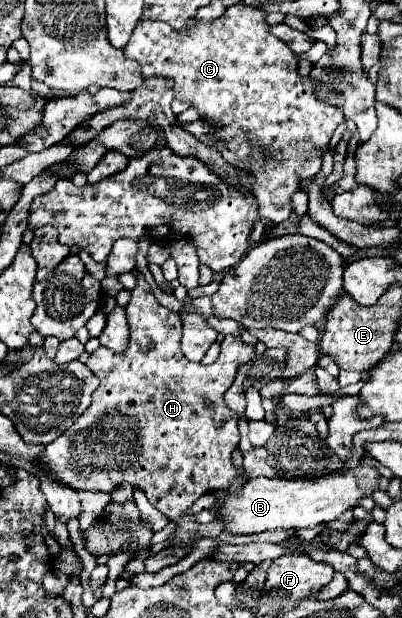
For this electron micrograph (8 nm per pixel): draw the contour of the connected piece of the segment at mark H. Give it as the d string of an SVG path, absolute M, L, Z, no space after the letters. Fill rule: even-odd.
M134 272L134 274L138 276L138 286L132 290L130 304L126 306L128 324L130 324L130 346L128 346L128 350L122 352L122 354L100 352L100 350L98 350L98 352L94 352L94 354L90 356L88 368L98 376L100 386L98 386L98 390L92 394L92 404L90 404L90 406L86 408L86 412L74 422L74 426L70 426L70 428L68 428L60 438L56 438L54 442L46 444L46 452L44 452L42 464L46 464L46 468L54 474L54 478L56 478L58 482L62 482L62 484L66 484L66 486L70 486L70 488L74 488L74 490L78 490L78 492L88 490L88 492L108 492L108 494L110 494L110 492L114 490L114 486L118 486L118 484L122 484L122 482L128 482L128 484L132 484L132 486L142 488L144 494L148 496L150 504L152 504L154 508L158 508L162 514L166 514L172 522L178 524L178 530L176 530L176 534L170 536L170 540L172 540L174 544L182 544L184 540L192 538L192 536L198 532L198 526L200 526L200 524L194 522L194 516L188 516L188 514L186 514L188 508L190 508L200 496L210 494L210 492L216 492L216 490L220 490L220 486L230 486L230 484L234 482L234 478L240 476L240 470L232 464L232 458L230 458L232 450L234 450L234 448L238 446L238 442L240 442L240 434L238 434L238 416L236 416L232 410L228 410L228 408L224 406L224 398L222 398L222 396L224 396L224 392L232 386L232 382L234 382L234 378L236 378L238 366L250 362L250 360L254 358L254 354L256 354L256 348L254 348L254 344L246 344L246 342L242 342L240 338L226 336L226 338L222 340L220 356L218 356L218 360L216 360L212 366L204 366L204 364L198 364L198 362L190 362L190 360L182 354L182 350L180 350L180 338L182 338L182 320L180 320L180 316L178 316L176 312L170 312L168 308L160 306L158 300L154 298L152 290L150 290L150 284L144 280L144 276L142 276L140 272ZM204 402L212 402L212 406L208 408Z

